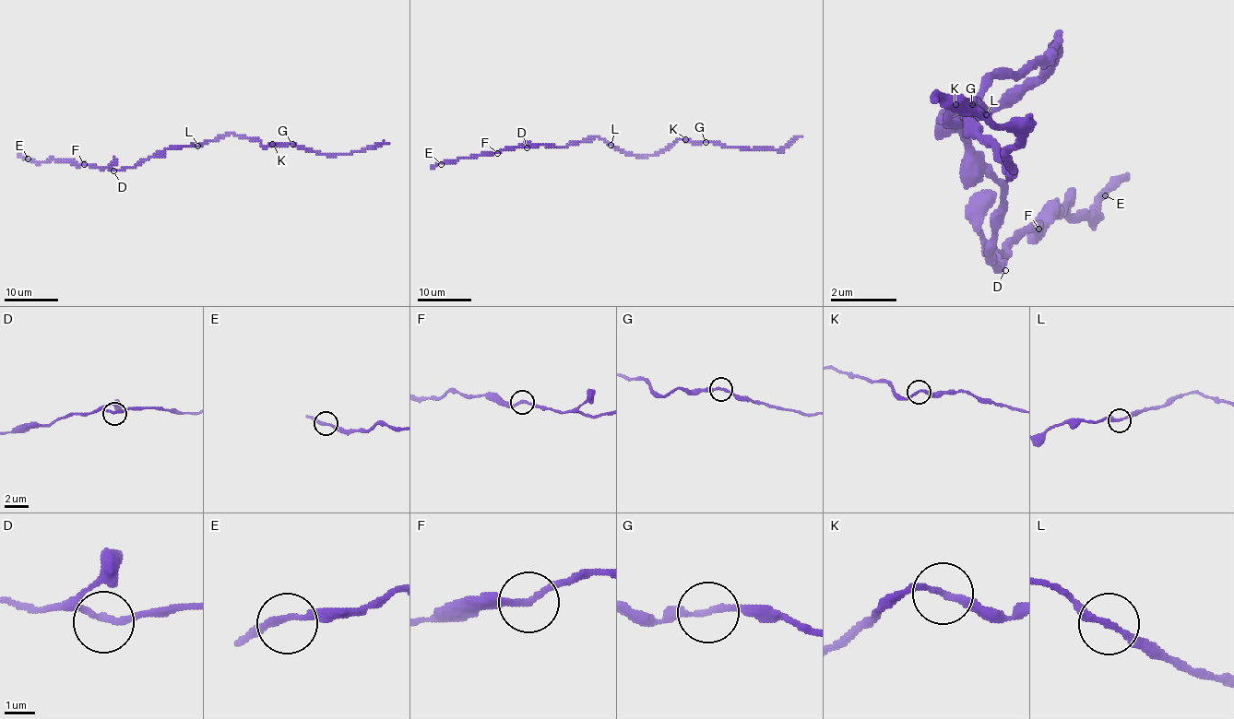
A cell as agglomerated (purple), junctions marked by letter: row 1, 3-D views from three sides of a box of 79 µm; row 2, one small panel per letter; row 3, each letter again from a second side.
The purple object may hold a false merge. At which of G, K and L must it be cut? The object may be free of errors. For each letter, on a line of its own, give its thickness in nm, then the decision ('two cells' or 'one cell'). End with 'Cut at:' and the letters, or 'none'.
G: 220 nm thick; one cell
K: 220 nm thick; one cell
L: 240 nm thick; one cell
Cut at: none

